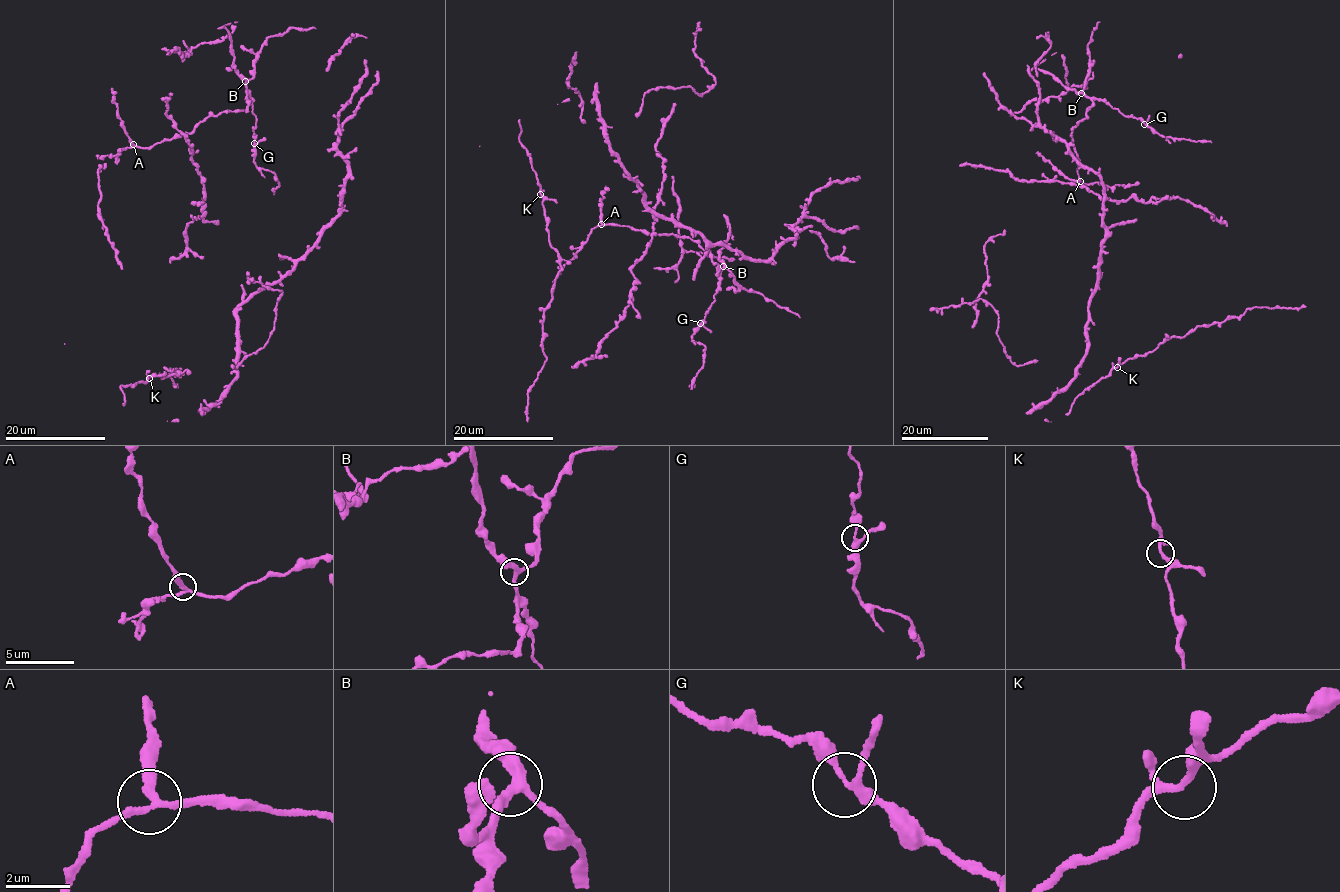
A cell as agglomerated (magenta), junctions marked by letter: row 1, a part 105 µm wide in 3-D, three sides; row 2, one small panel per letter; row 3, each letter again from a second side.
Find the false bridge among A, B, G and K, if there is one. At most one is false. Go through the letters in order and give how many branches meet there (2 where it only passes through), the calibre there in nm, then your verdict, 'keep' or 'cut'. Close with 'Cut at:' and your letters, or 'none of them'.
A: 3 | 220 nm | keep
B: 3 | 280 nm | keep
G: 3 | 240 nm | keep
K: 3 | 200 nm | keep
Cut at: none of them

